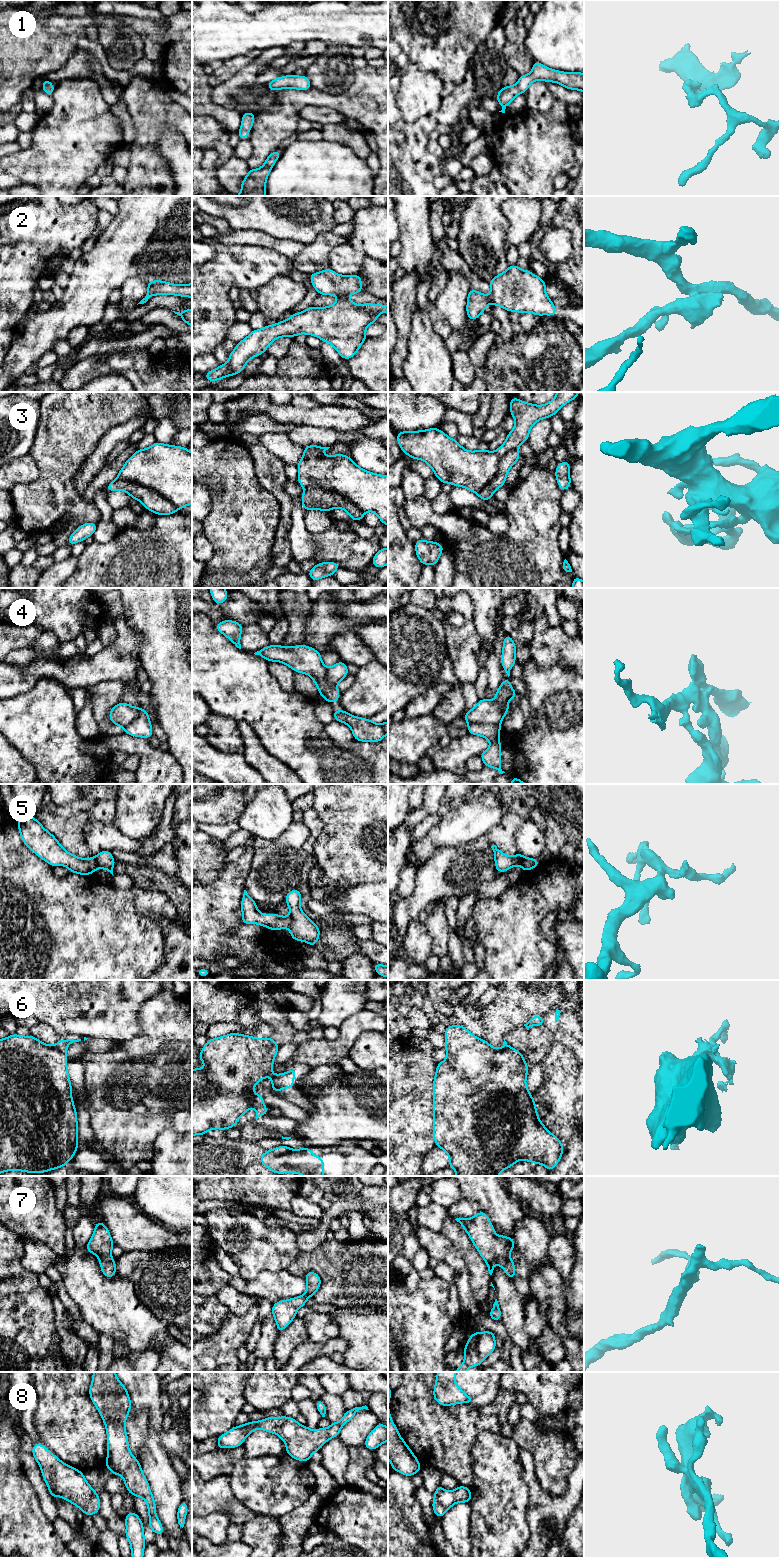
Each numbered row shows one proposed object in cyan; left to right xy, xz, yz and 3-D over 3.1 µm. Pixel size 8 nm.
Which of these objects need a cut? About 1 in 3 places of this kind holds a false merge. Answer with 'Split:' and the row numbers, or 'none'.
Split: 2, 5, 6

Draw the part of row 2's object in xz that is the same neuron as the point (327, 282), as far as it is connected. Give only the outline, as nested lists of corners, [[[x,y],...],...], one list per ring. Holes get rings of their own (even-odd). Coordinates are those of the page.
[[[331,268],[309,274],[310,282],[320,295],[335,295],[339,298],[362,291],[362,278],[358,274],[339,275]]]

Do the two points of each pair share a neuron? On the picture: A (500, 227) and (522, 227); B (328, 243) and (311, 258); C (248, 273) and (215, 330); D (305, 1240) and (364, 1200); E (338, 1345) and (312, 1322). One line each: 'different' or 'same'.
A: different
B: same
C: same
D: same
E: different

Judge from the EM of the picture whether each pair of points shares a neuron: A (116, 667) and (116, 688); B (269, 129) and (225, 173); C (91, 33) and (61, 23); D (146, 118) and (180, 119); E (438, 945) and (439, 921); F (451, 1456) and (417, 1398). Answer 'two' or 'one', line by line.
A: two
B: two
C: two
D: one
E: one
F: one

